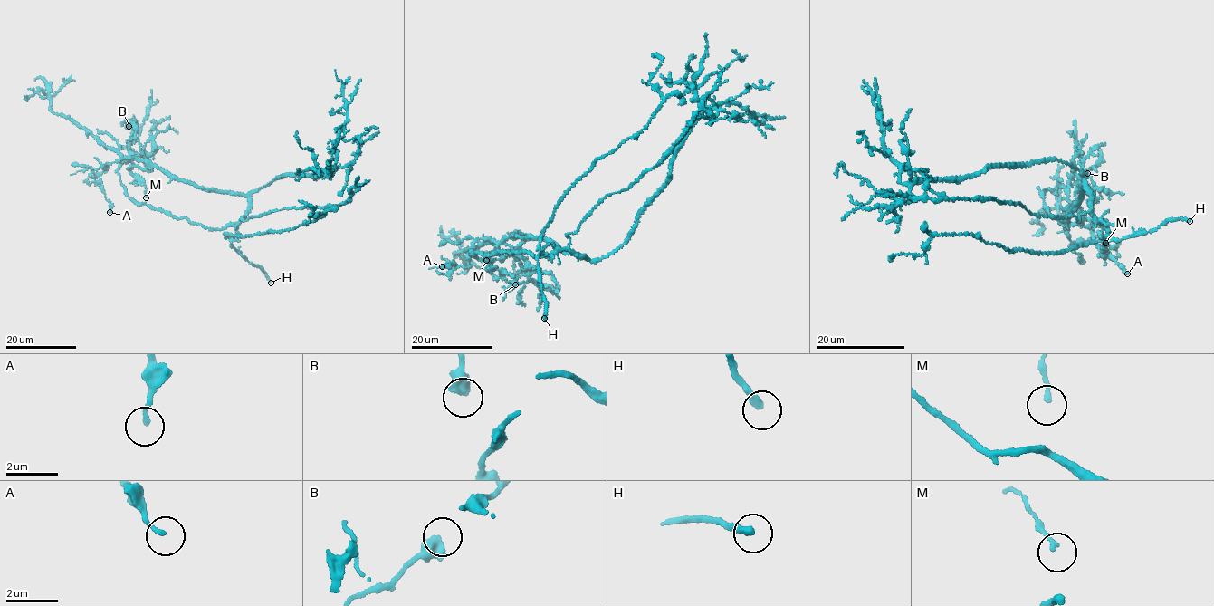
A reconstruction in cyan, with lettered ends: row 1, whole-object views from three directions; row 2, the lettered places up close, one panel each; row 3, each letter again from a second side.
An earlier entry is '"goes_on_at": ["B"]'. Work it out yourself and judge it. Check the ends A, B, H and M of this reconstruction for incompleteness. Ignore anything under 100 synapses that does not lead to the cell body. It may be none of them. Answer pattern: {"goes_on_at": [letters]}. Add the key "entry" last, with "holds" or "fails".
{"goes_on_at": ["H"], "entry": "fails"}

